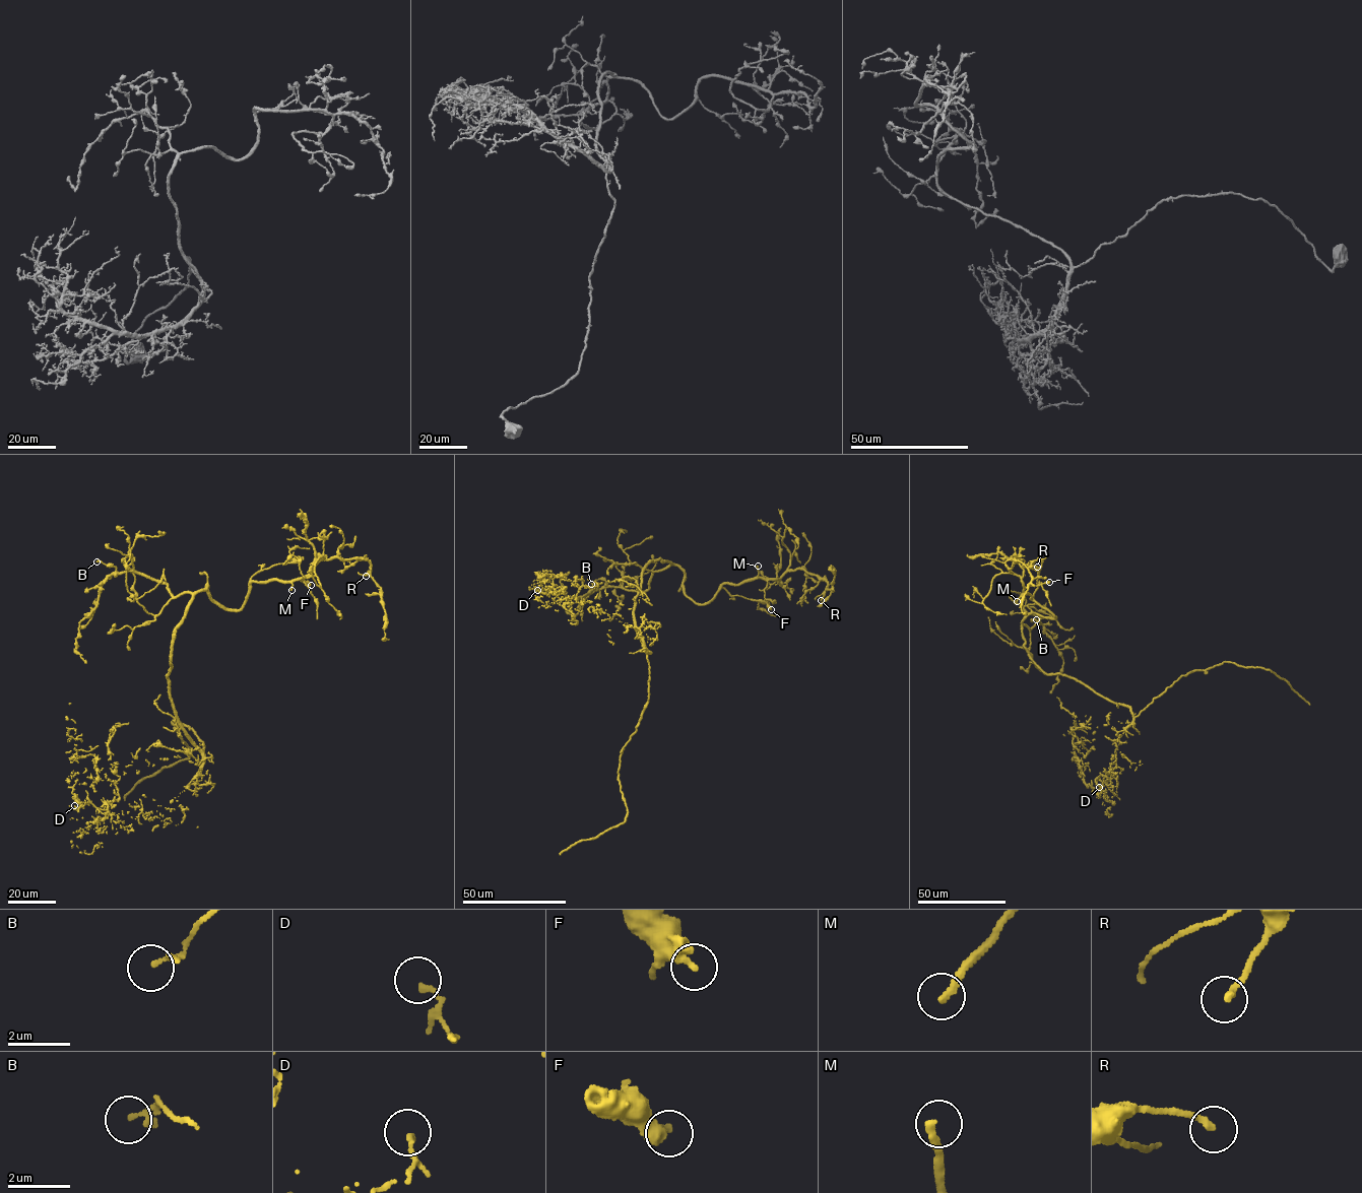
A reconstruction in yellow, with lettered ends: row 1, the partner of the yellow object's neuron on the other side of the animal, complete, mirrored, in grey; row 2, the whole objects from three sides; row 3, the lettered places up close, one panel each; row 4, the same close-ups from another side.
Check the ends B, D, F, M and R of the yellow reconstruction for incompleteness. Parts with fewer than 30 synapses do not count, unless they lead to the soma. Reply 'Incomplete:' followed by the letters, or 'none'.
Incomplete: M

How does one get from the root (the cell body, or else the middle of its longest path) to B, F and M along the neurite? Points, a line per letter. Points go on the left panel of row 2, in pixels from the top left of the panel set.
B: (193, 743), (179, 721), (168, 676), (173, 635), (192, 594), (174, 596), (161, 582), (96, 561)
F: (193, 743), (168, 676), (192, 598), (206, 586), (239, 610), (252, 582), (311, 585)
M: (193, 743), (168, 676), (188, 603), (206, 586), (235, 610), (252, 582), (288, 581), (292, 590)

